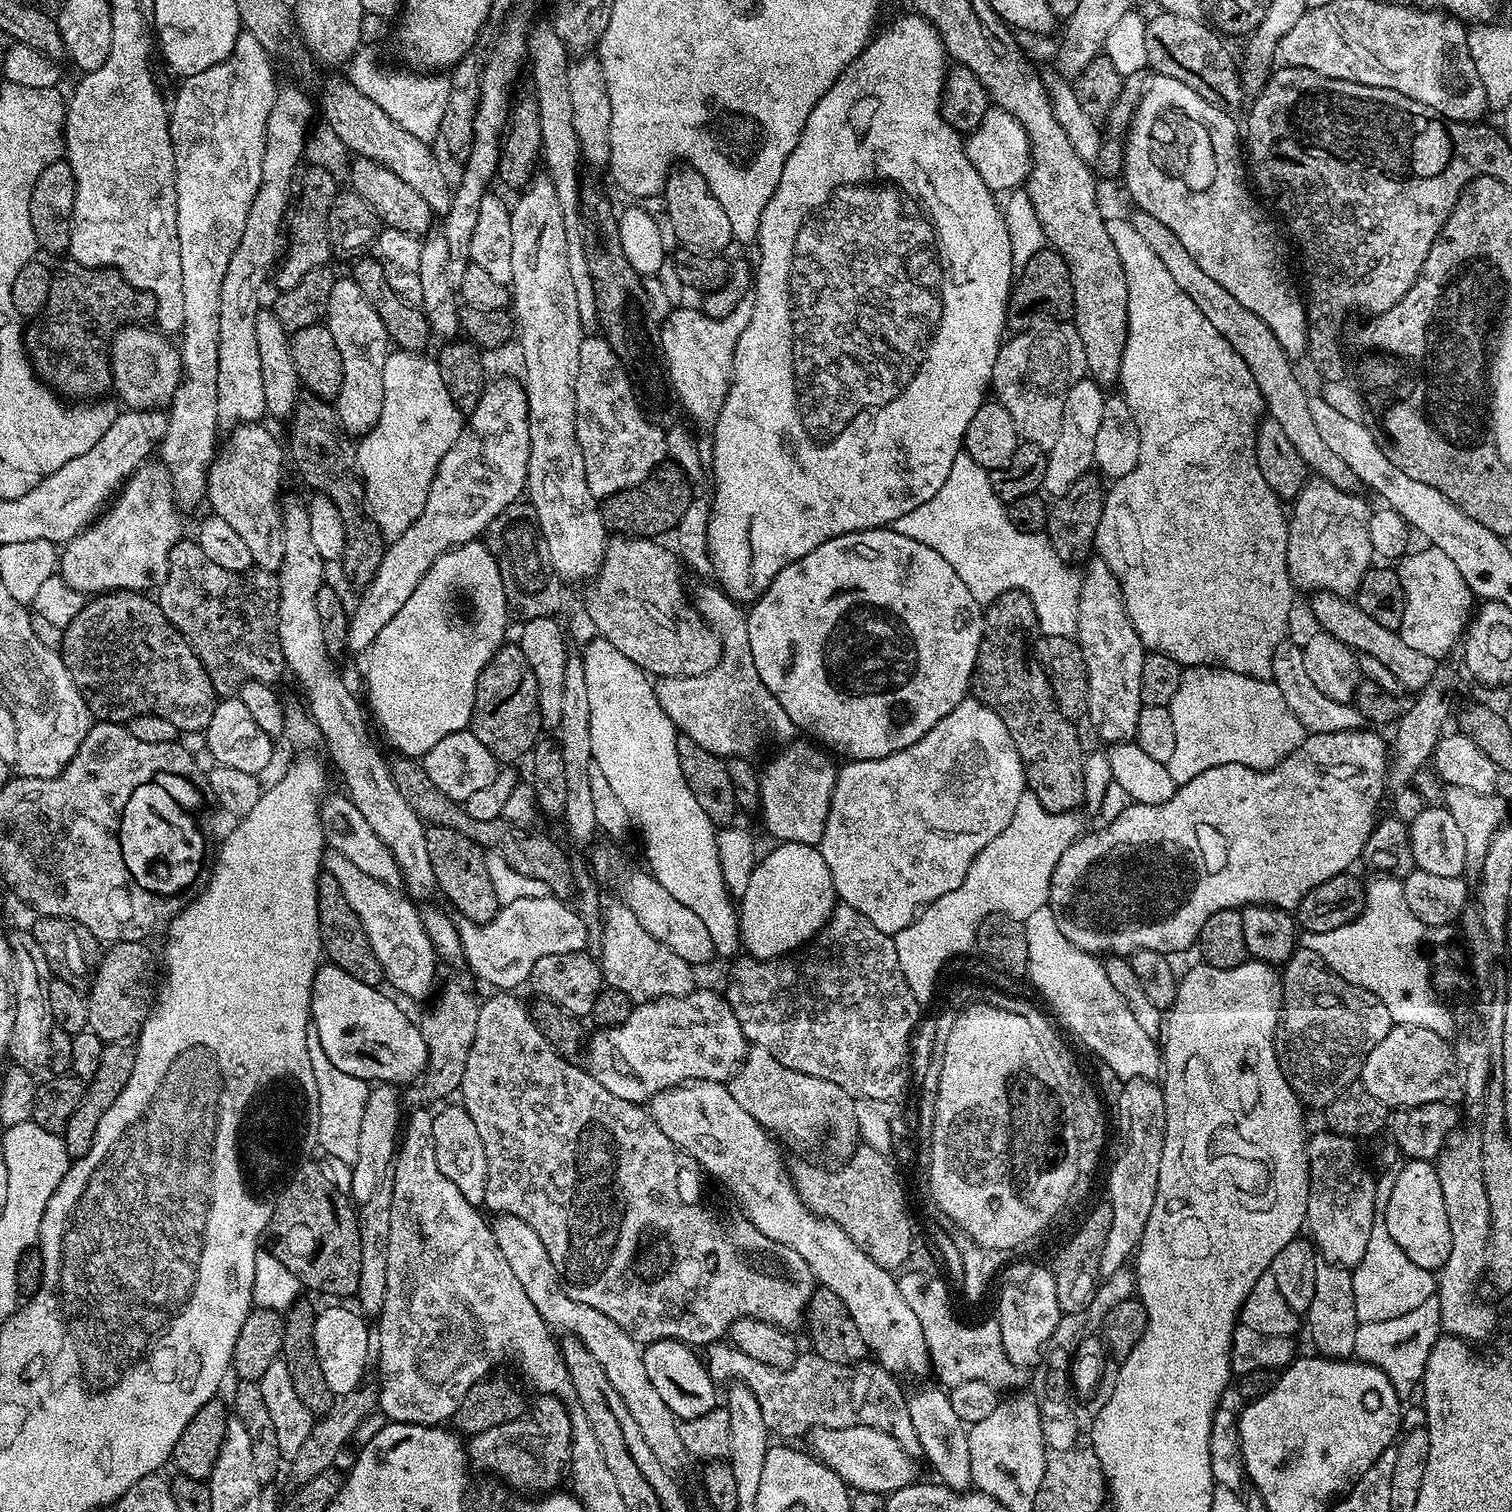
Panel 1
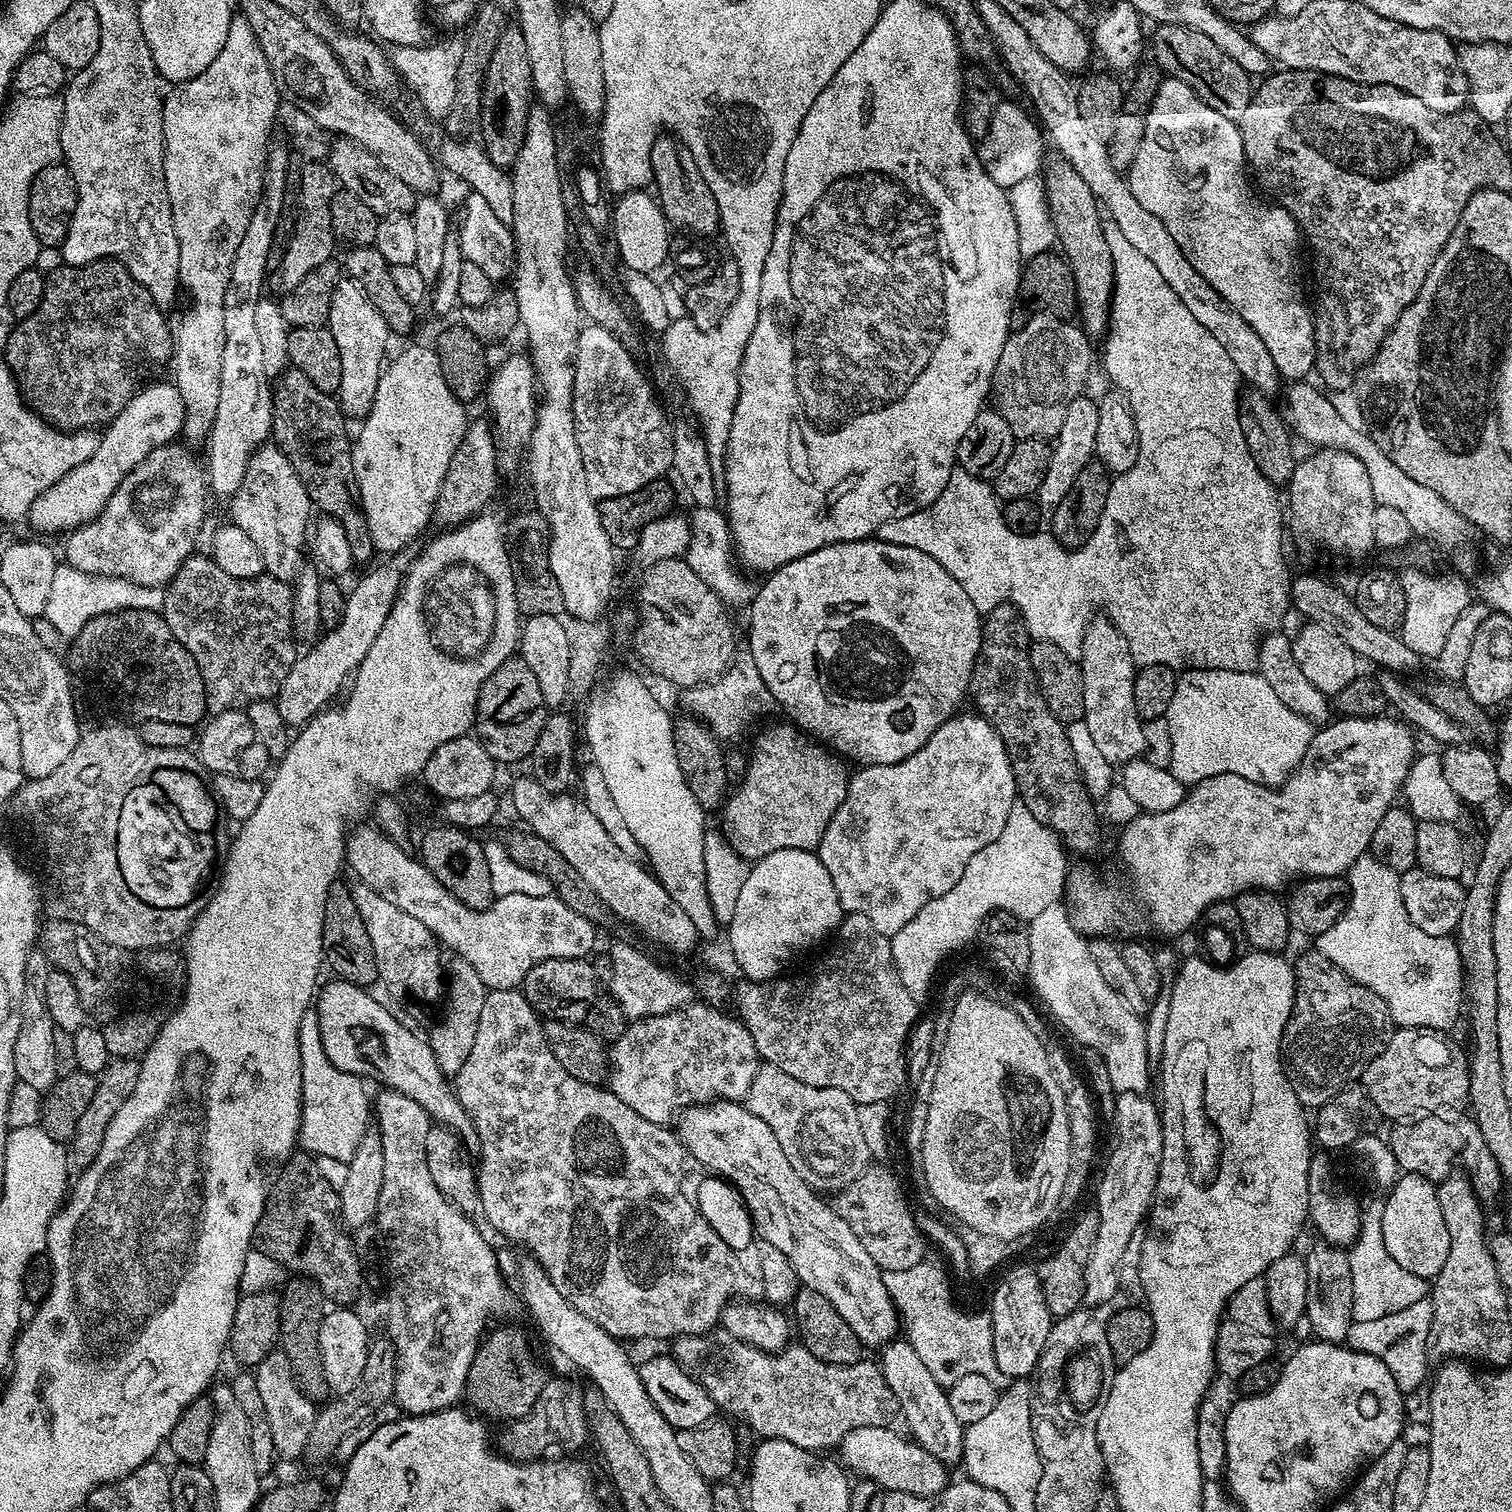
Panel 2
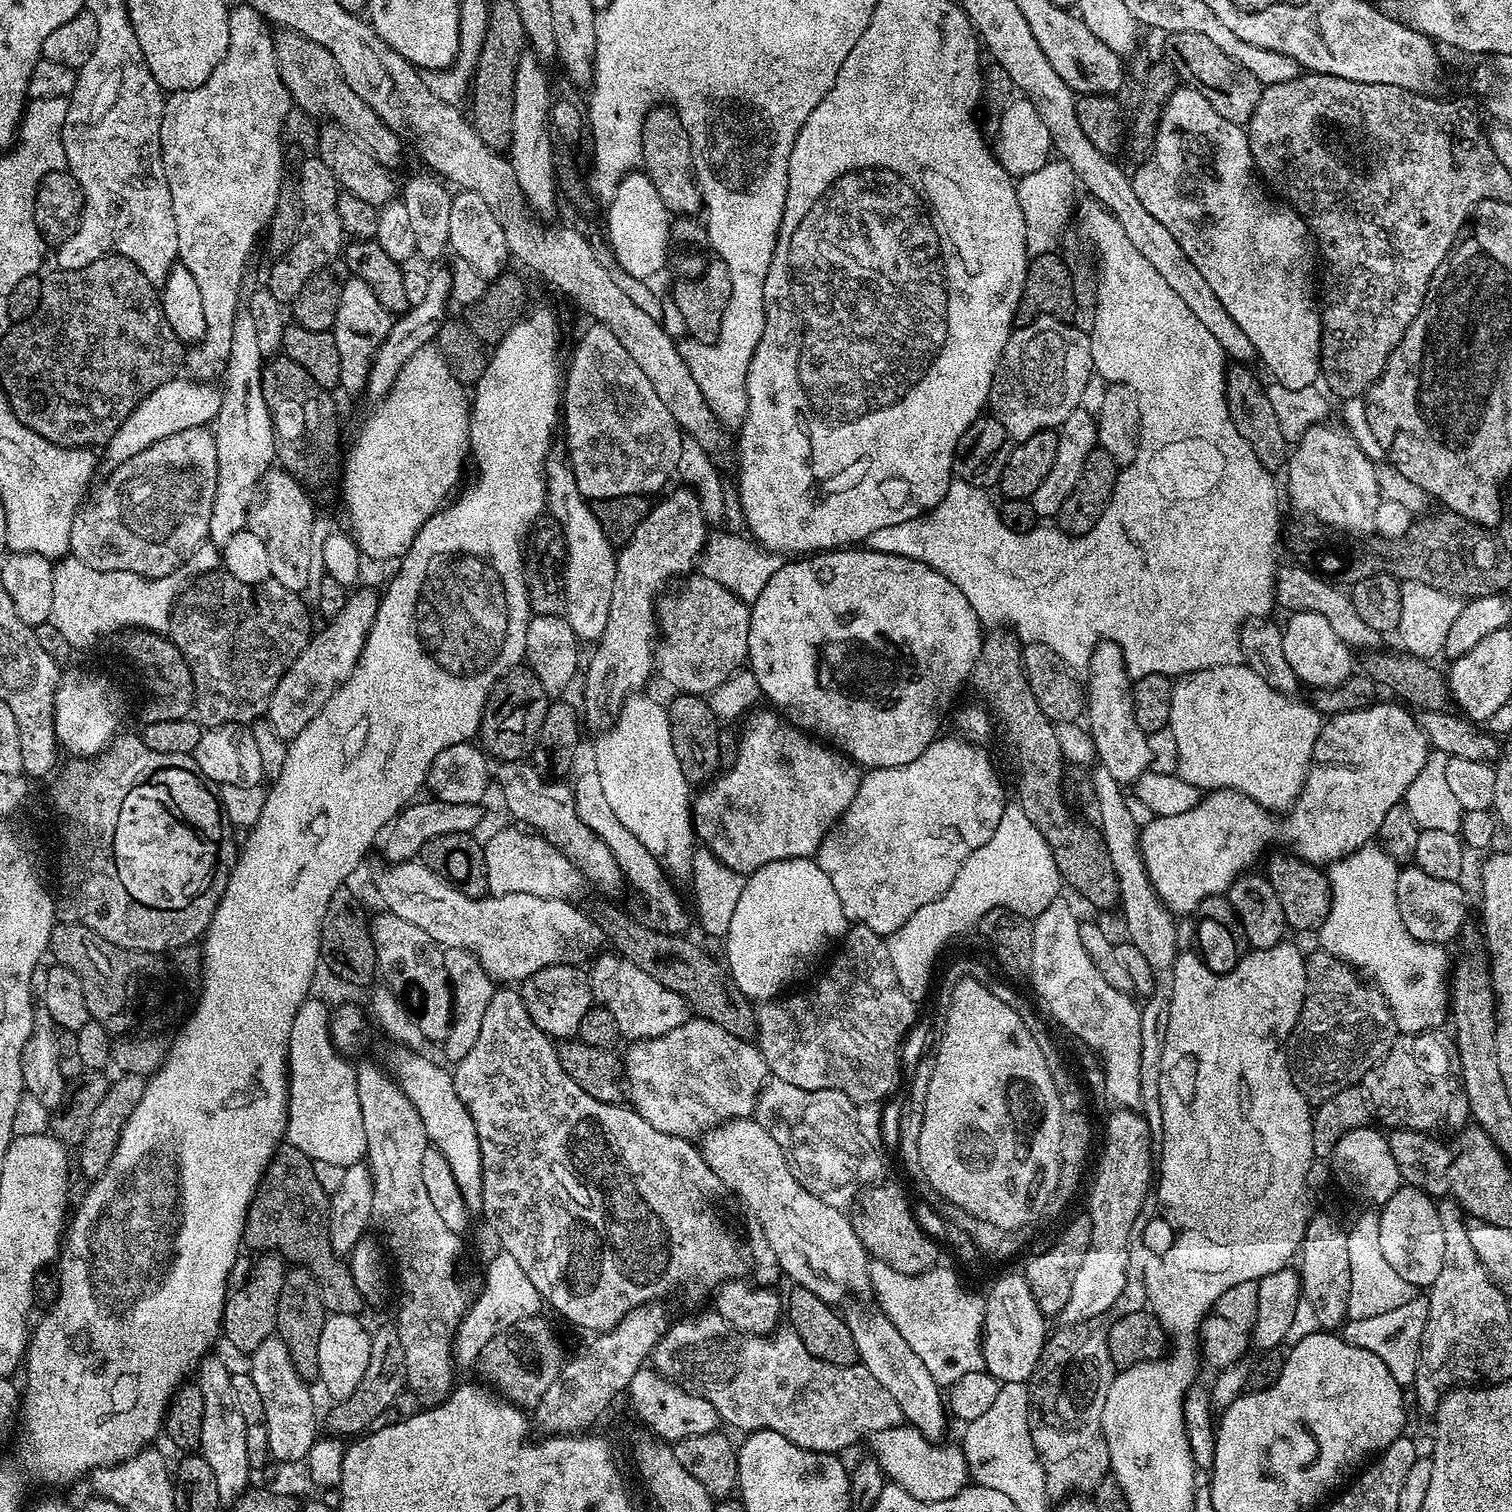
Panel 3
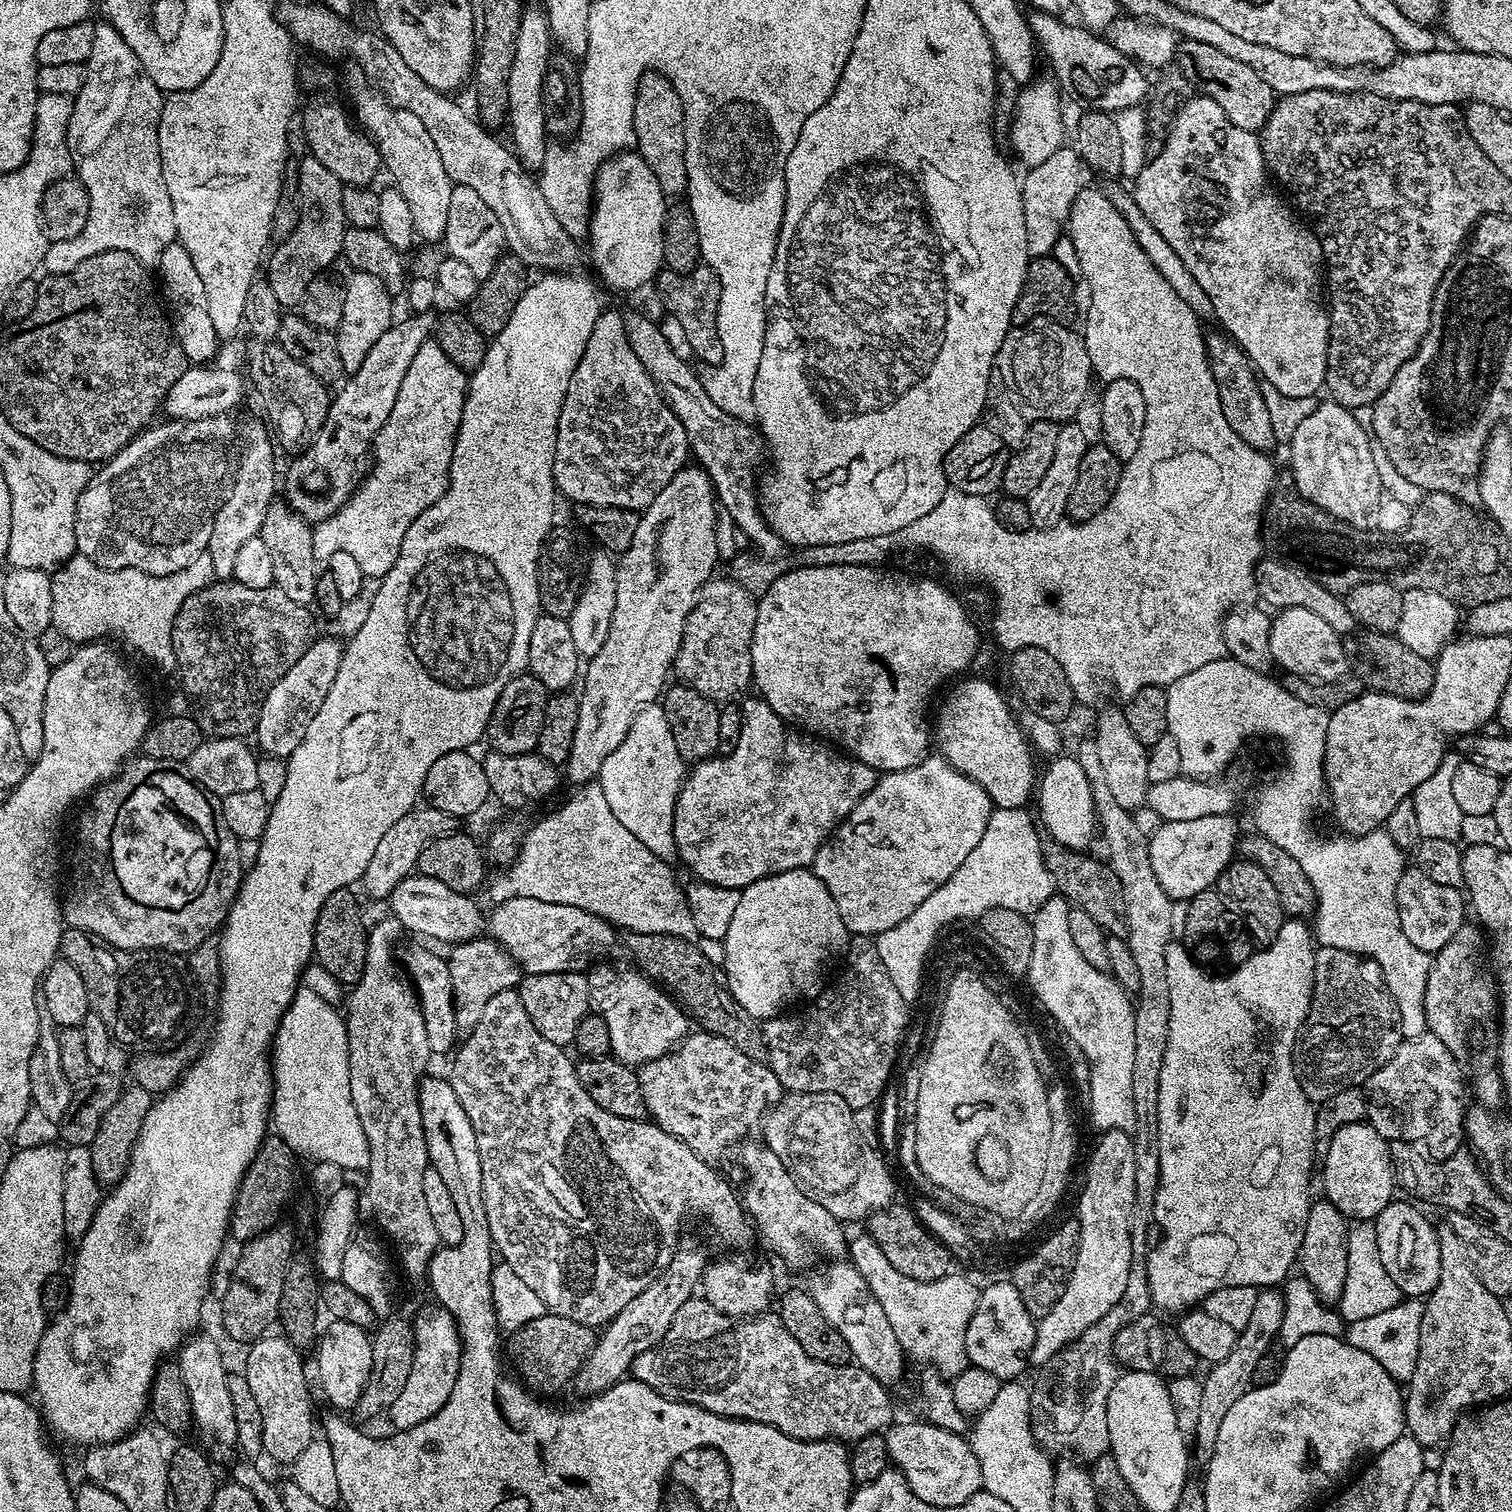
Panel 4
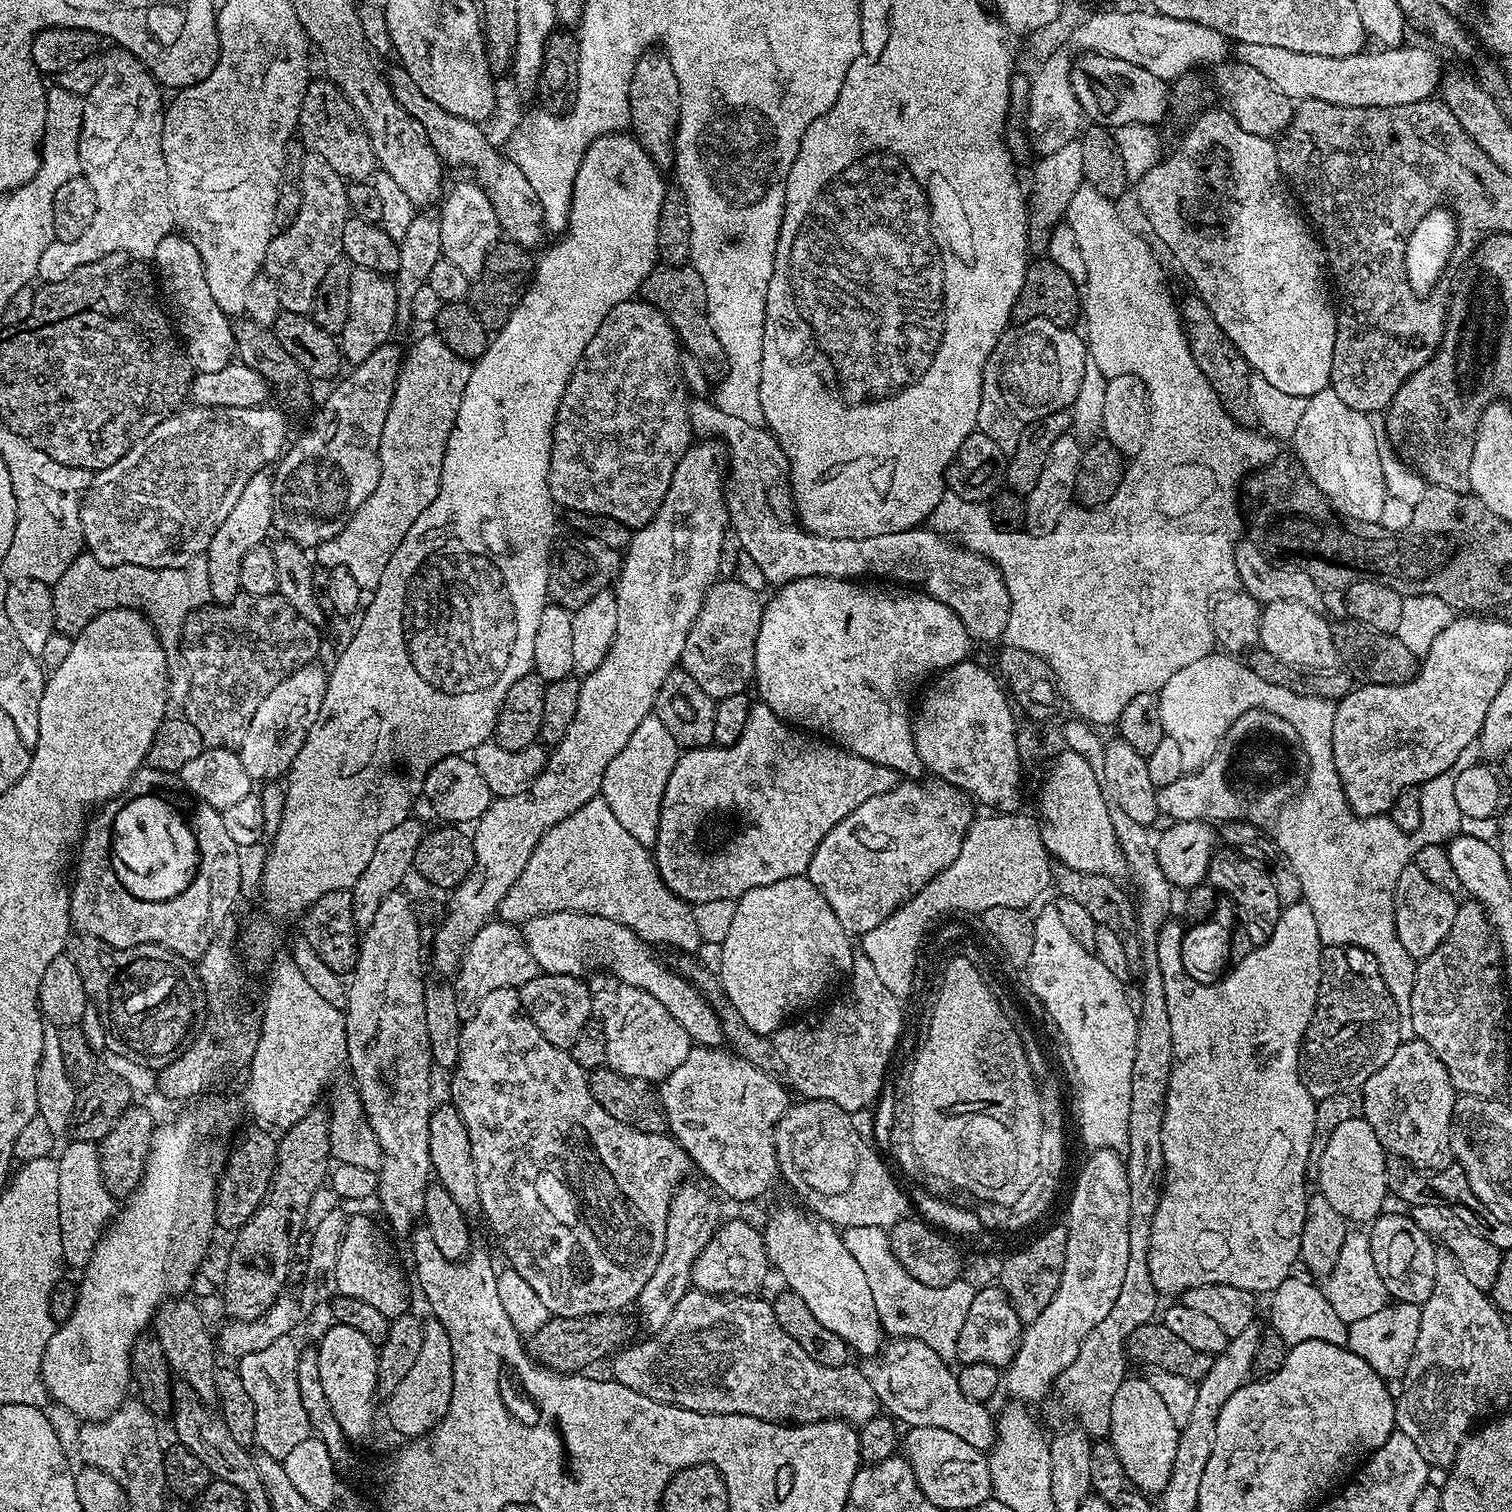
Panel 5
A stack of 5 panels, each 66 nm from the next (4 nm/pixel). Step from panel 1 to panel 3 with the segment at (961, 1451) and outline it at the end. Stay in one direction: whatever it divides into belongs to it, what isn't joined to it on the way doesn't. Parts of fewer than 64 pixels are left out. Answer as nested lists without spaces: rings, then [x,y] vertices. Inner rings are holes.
[[[852,1308],[846,1312],[850,1334],[854,1334],[854,1346],[858,1346],[859,1363],[870,1370],[870,1374],[874,1374],[882,1387],[894,1394],[898,1410],[902,1410],[905,1421],[911,1427],[917,1428],[928,1440],[943,1441],[950,1416],[946,1411],[941,1385],[930,1378],[930,1370],[926,1370],[922,1358],[910,1350],[906,1338],[894,1330],[894,1322],[890,1322],[890,1318],[886,1318],[883,1312],[872,1308]]]

